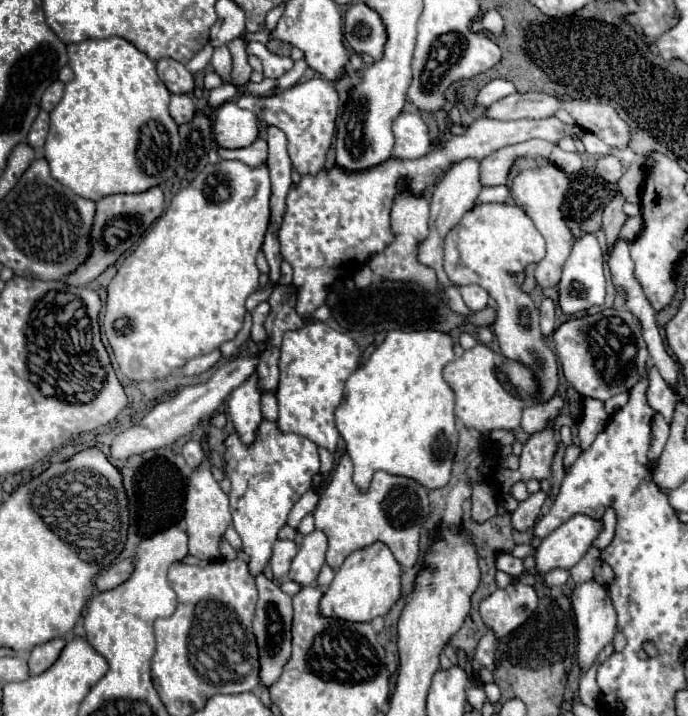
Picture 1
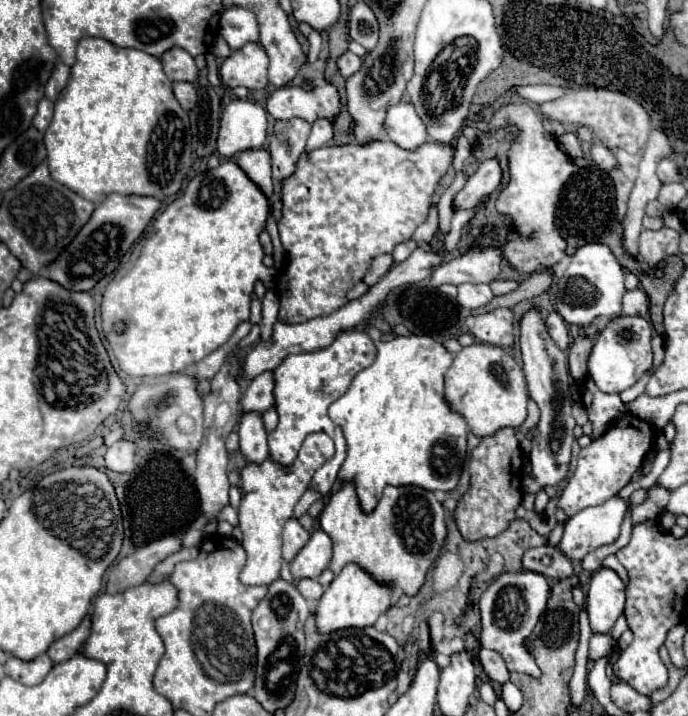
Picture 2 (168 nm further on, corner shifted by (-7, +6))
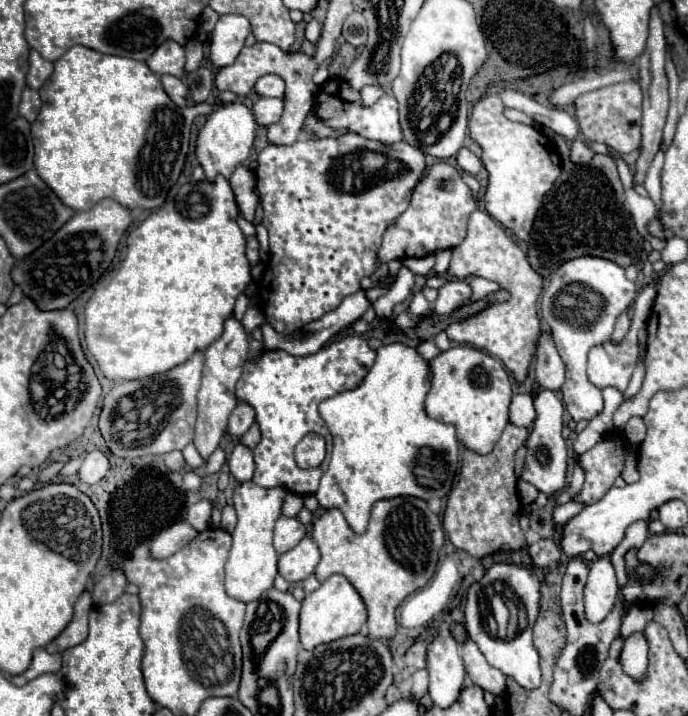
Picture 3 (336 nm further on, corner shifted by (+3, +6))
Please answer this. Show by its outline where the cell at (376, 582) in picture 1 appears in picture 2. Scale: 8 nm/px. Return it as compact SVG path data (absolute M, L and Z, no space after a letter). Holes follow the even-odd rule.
M350 563L326 587L324 595L318 601L314 617L320 633L332 633L350 627L370 627L390 605L392 605L392 587L378 585L364 569Z

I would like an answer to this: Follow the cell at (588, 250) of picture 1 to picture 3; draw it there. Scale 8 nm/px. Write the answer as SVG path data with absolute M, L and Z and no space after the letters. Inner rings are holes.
M576 257L562 263L544 287L540 311L544 323L552 329L556 349L566 365L562 397L574 421L592 419L602 413L602 391L586 375L586 355L590 347L610 339L618 315L634 301L636 285L624 277L624 269L602 257Z

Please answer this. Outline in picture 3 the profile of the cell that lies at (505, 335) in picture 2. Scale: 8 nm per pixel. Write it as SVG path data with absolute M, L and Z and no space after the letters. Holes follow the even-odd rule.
M476 209L468 219L466 239L456 249L452 249L448 275L460 280L468 275L488 277L490 281L496 281L500 287L510 291L510 301L494 303L464 321L452 323L446 333L456 343L472 345L492 353L492 357L498 357L514 373L516 381L522 383L528 373L530 357L536 349L536 337L540 337L536 299L542 293L542 277L530 267L522 249L506 235L500 223L480 209Z

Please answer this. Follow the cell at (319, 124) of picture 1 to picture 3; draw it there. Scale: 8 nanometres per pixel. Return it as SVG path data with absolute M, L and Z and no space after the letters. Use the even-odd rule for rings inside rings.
M260 97L254 103L252 109L254 109L258 125L268 127L268 125L272 125L272 123L276 123L280 119L282 109L284 109L284 99L278 99L278 97Z

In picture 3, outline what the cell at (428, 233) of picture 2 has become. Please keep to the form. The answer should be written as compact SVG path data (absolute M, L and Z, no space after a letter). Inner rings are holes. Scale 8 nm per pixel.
M434 163L426 175L420 179L420 183L416 185L414 189L414 195L412 195L412 201L410 201L410 207L396 219L396 225L390 225L384 233L384 239L382 239L382 247L378 251L378 263L388 263L392 259L406 259L406 257L424 257L424 255L430 255L430 253L436 253L440 249L436 247L456 247L460 245L460 241L464 241L464 233L466 233L466 221L468 221L468 215L476 209L476 199L472 195L472 191L468 189L466 183L462 183L462 177L460 173L450 165L450 163Z

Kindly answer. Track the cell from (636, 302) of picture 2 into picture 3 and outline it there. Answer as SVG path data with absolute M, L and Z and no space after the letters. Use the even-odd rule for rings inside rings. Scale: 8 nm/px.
M624 311L624 313L618 317L618 321L616 321L616 329L614 329L614 333L612 333L612 341L622 341L622 337L624 337L626 331L628 331L628 327L630 327L630 317L628 317L628 311Z

